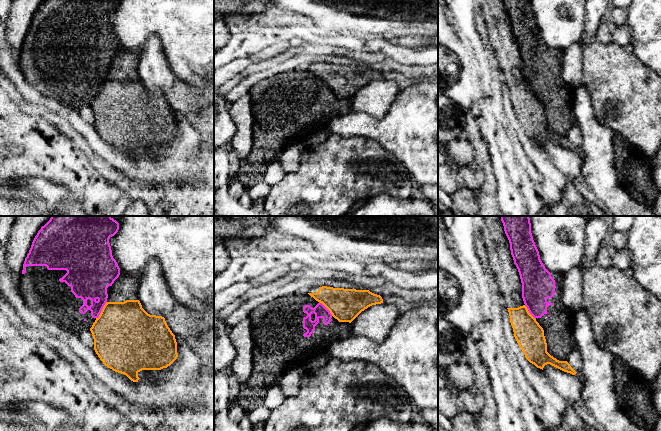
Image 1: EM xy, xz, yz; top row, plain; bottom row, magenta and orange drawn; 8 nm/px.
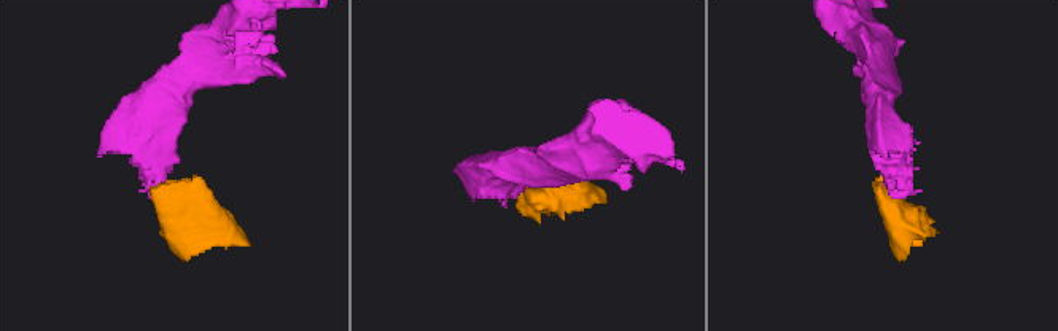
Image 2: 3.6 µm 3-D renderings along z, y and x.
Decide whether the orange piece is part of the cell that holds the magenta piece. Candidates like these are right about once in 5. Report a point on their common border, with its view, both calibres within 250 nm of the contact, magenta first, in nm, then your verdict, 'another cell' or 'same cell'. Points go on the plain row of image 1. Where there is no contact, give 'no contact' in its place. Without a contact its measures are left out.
meets magenta in xy at (101, 86); 280 nm thick on the magenta side, 480 nm on the other; another cell

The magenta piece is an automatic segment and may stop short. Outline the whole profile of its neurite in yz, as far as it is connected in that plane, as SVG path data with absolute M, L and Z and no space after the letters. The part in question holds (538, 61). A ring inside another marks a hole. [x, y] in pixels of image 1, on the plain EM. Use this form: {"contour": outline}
{"contour": "M503 0L521 59L522 74L529 89L544 106L547 128L567 137L577 120L574 115L576 88L563 81L562 56L543 41L533 16L531 0Z"}

